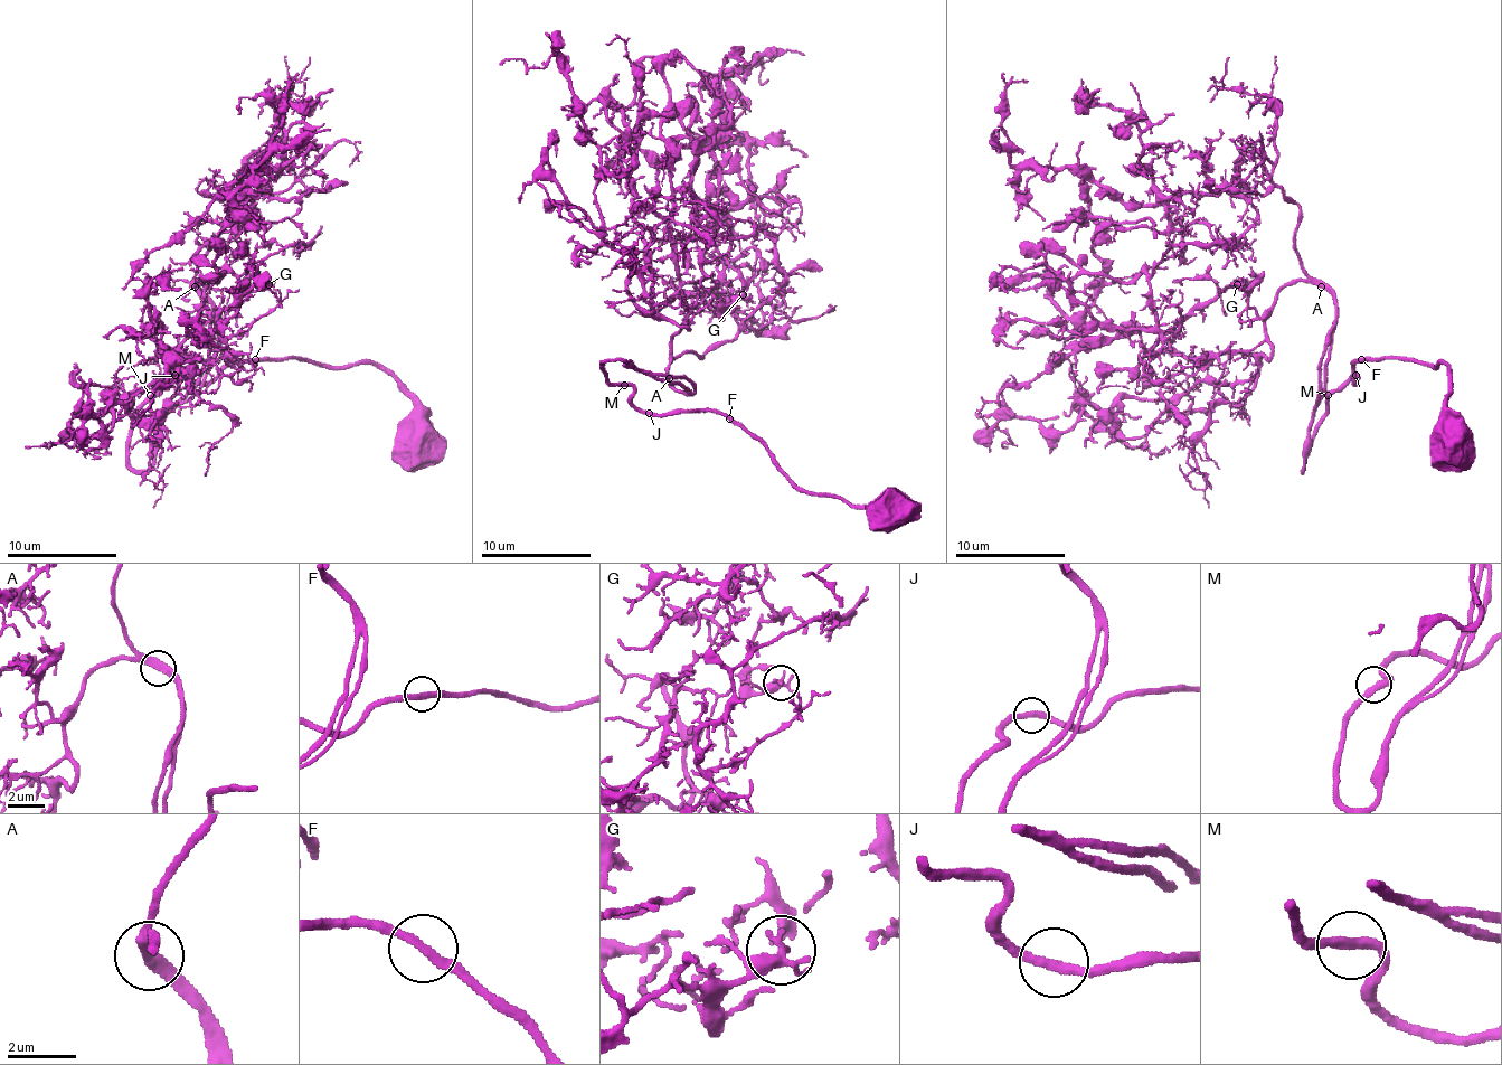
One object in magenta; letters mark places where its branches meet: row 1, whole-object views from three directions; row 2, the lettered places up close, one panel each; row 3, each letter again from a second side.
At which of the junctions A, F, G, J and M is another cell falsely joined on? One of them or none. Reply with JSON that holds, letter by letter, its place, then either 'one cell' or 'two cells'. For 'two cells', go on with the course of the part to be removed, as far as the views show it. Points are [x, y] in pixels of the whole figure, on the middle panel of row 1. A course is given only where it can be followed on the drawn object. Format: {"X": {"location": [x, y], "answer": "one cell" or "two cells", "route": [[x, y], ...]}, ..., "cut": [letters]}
{"A": {"location": [669, 378], "answer": "one cell"}, "F": {"location": [729, 418], "answer": "one cell"}, "G": {"location": [743, 294], "answer": "one cell"}, "J": {"location": [649, 413], "answer": "one cell"}, "M": {"location": [624, 385], "answer": "one cell"}, "cut": []}

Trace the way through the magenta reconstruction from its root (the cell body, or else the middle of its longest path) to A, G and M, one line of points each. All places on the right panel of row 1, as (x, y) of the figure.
A: (1454, 446), (1444, 364), (1358, 359), (1358, 378), (1328, 395), (1303, 469), (1335, 320), (1322, 286)
G: (1454, 446), (1444, 364), (1358, 359), (1303, 469), (1333, 298), (1288, 282), (1262, 318), (1237, 284)
M: (1454, 446), (1444, 364), (1358, 359), (1358, 378), (1328, 395)

